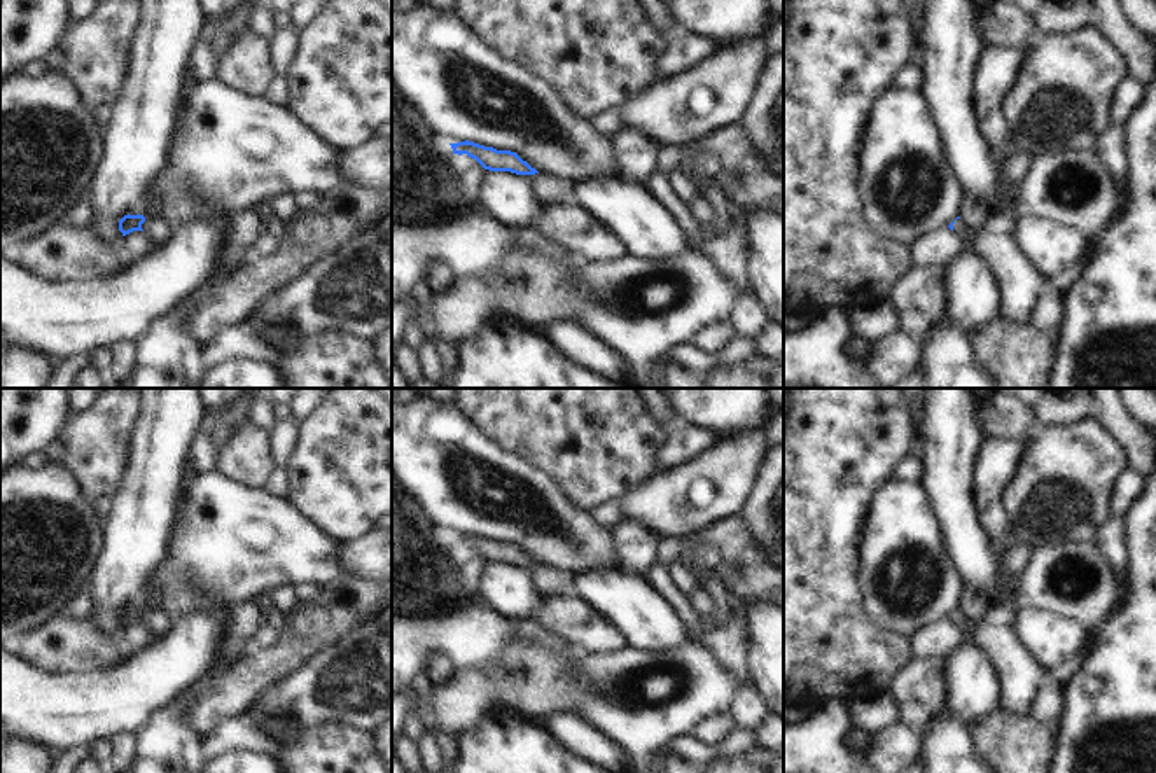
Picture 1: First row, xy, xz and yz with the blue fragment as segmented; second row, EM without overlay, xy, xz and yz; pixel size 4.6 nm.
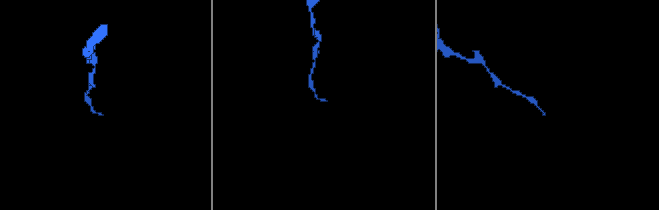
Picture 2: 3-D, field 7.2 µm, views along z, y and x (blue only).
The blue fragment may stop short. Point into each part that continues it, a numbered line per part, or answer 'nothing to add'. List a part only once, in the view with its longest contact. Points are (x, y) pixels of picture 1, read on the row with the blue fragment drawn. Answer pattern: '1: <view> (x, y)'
nothing to add.

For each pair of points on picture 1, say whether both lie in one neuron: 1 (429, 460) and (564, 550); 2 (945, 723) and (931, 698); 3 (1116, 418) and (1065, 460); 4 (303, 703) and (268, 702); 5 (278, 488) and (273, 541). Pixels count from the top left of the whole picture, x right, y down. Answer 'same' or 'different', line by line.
1: same
2: different
3: different
4: same
5: different

